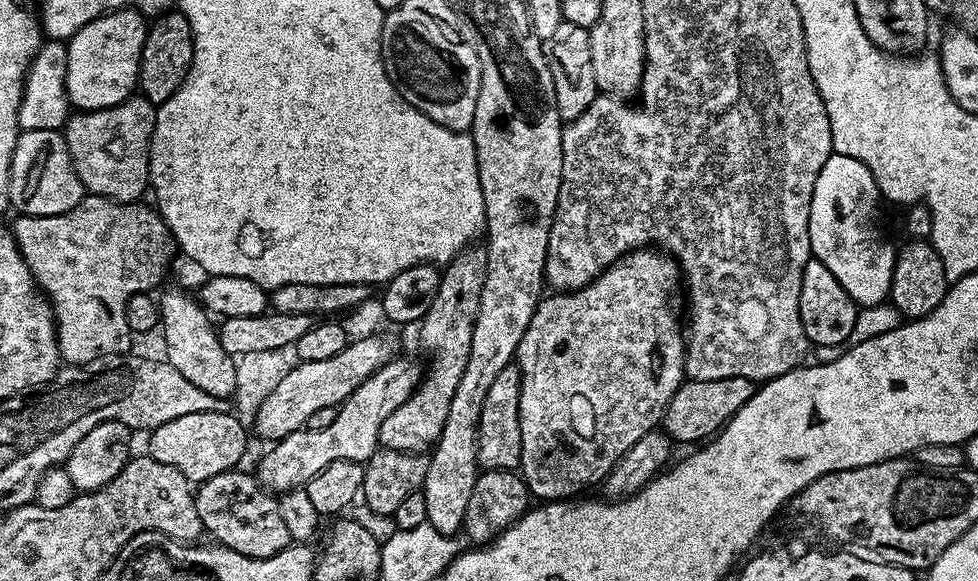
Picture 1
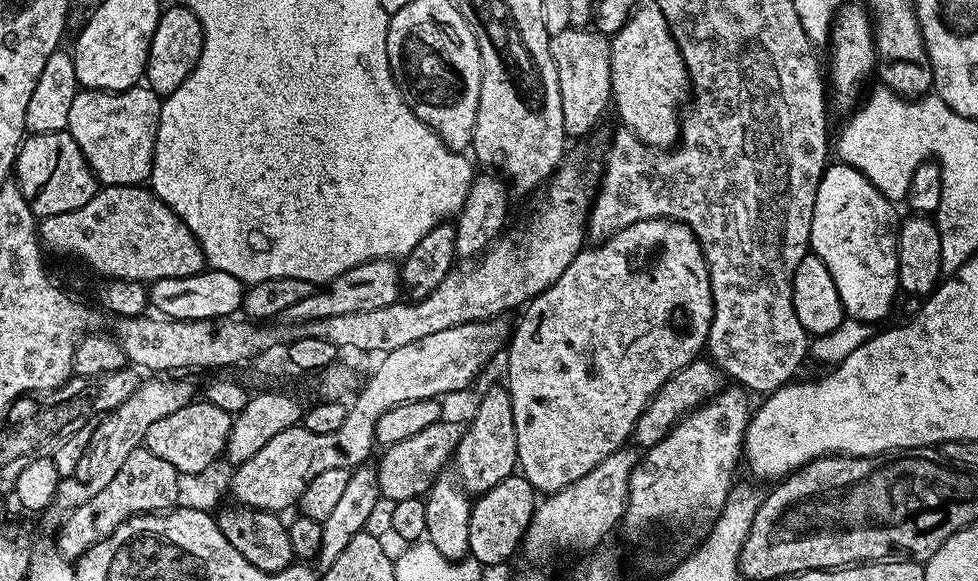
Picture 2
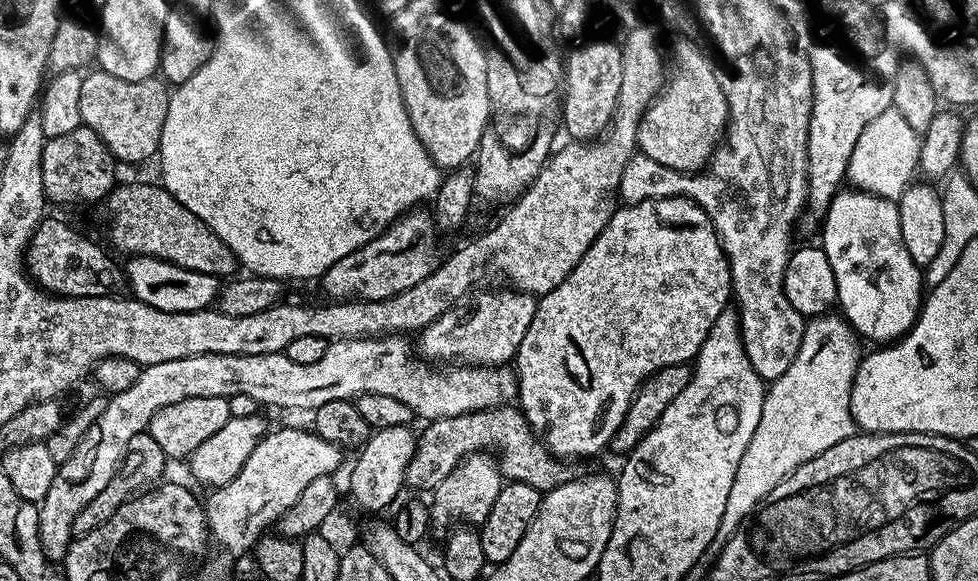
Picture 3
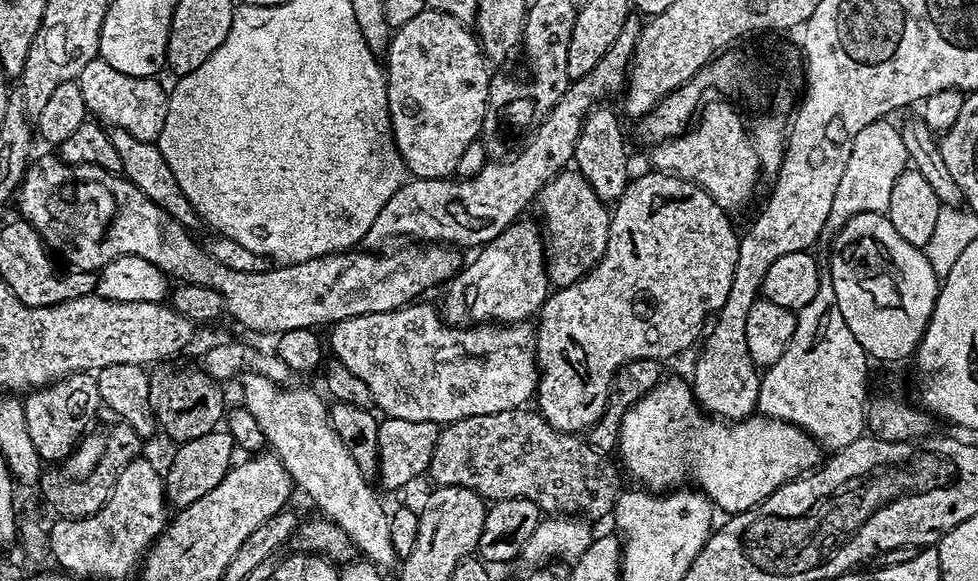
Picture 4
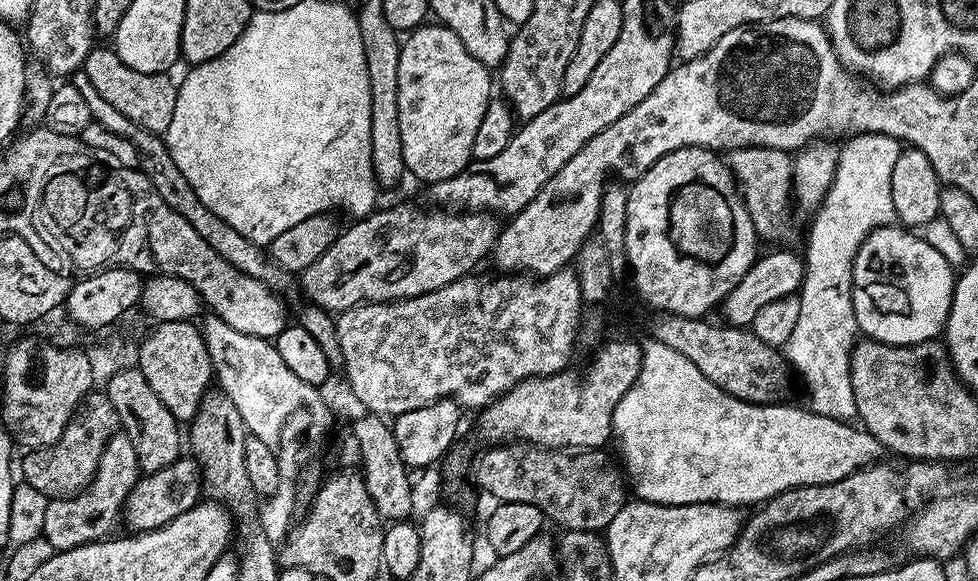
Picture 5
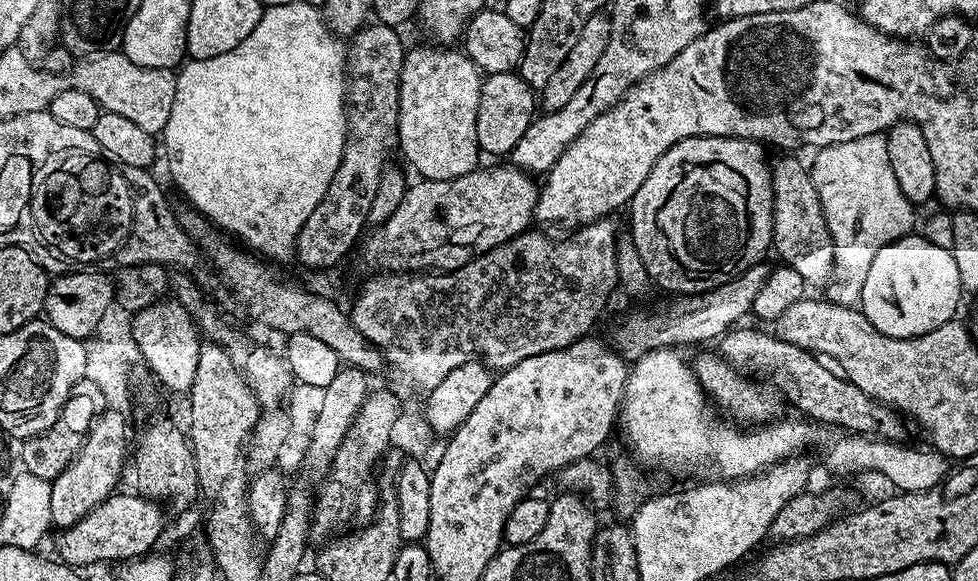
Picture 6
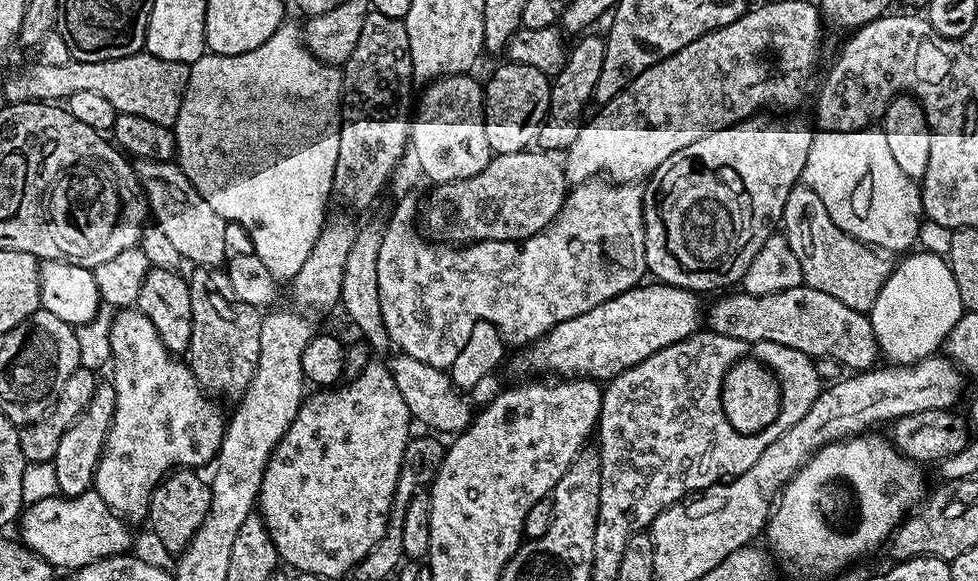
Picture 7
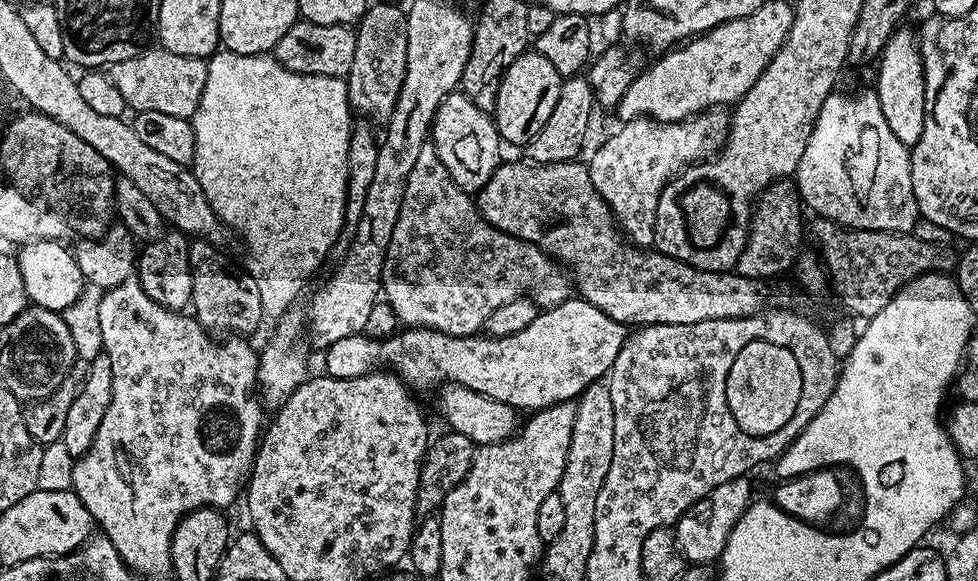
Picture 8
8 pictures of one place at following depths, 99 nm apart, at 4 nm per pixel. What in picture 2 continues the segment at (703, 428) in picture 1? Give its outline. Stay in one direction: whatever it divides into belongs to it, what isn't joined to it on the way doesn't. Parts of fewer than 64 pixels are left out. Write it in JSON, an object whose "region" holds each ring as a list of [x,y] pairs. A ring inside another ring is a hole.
{"region":[[[697,358],[691,360],[686,367],[678,370],[659,388],[651,402],[646,406],[646,410],[642,410],[642,414],[632,431],[631,443],[637,449],[647,450],[650,446],[662,442],[662,438],[666,438],[668,431],[680,419],[695,410],[695,408],[700,407],[701,404],[705,404],[712,397],[717,396],[718,393],[723,392],[725,387],[726,377],[712,363],[711,359]]]}

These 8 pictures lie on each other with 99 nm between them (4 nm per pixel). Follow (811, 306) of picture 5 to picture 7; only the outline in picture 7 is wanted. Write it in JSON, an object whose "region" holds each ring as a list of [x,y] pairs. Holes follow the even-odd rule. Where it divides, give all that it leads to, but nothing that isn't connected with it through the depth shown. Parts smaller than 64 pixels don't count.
{"region":[[[869,126],[857,132],[817,131],[810,154],[806,154],[802,183],[822,198],[826,214],[844,233],[894,254],[914,246],[923,213],[920,188],[895,163],[879,127]]]}

